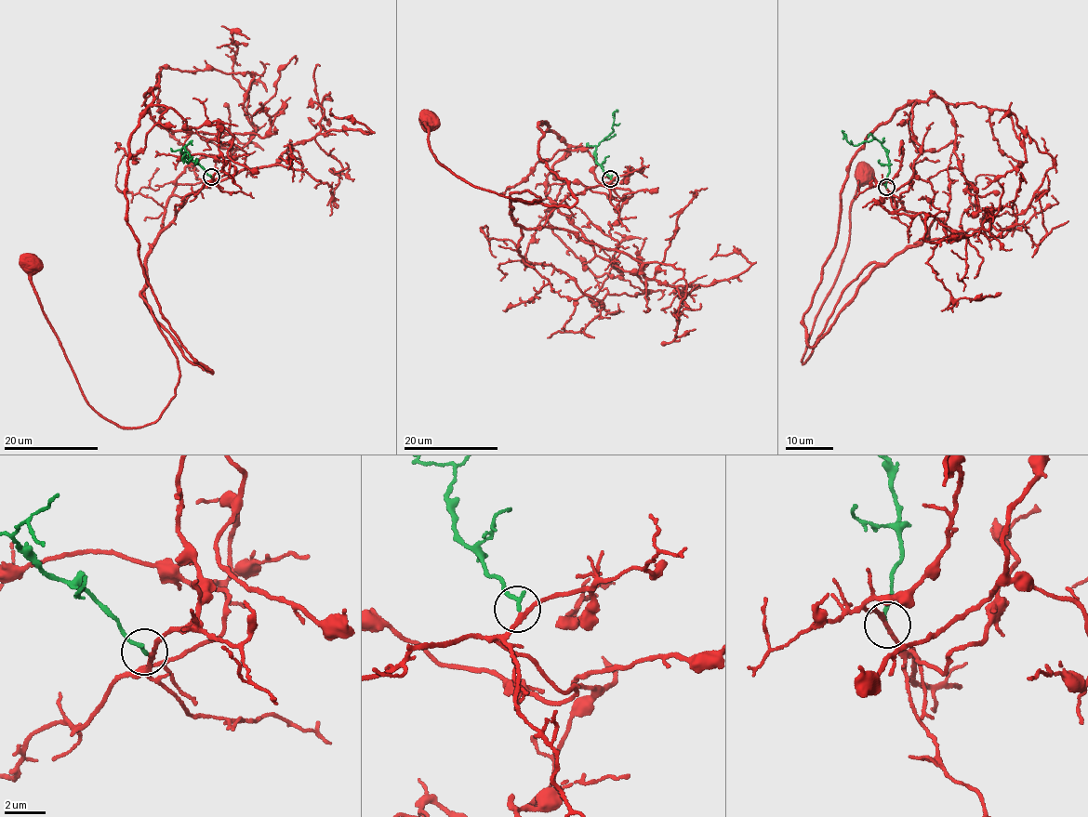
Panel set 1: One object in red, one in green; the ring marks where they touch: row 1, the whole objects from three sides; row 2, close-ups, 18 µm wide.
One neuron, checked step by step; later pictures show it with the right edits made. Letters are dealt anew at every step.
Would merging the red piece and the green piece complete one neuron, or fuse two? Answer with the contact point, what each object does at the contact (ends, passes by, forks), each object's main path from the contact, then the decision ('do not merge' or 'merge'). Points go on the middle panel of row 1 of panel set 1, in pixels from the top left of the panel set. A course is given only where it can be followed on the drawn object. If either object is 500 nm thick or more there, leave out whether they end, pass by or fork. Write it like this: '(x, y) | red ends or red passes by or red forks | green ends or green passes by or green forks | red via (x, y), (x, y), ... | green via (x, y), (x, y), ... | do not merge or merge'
(610, 178) | red passes by | green ends | red via (611, 180), (566, 197), (530, 230), (509, 211), (510, 194), (539, 197), (458, 178), (431, 151), (428, 122) | green via (610, 178), (598, 164), (595, 151), (613, 131), (615, 112), (617, 112) | merge

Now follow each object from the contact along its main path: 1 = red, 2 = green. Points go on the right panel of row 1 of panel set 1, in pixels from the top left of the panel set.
1: (887, 189), (920, 216), (929, 238), (885, 264), (872, 262), (844, 288), (802, 363), (865, 174)
2: (886, 187), (889, 162), (882, 142), (871, 139), (853, 145), (843, 131)

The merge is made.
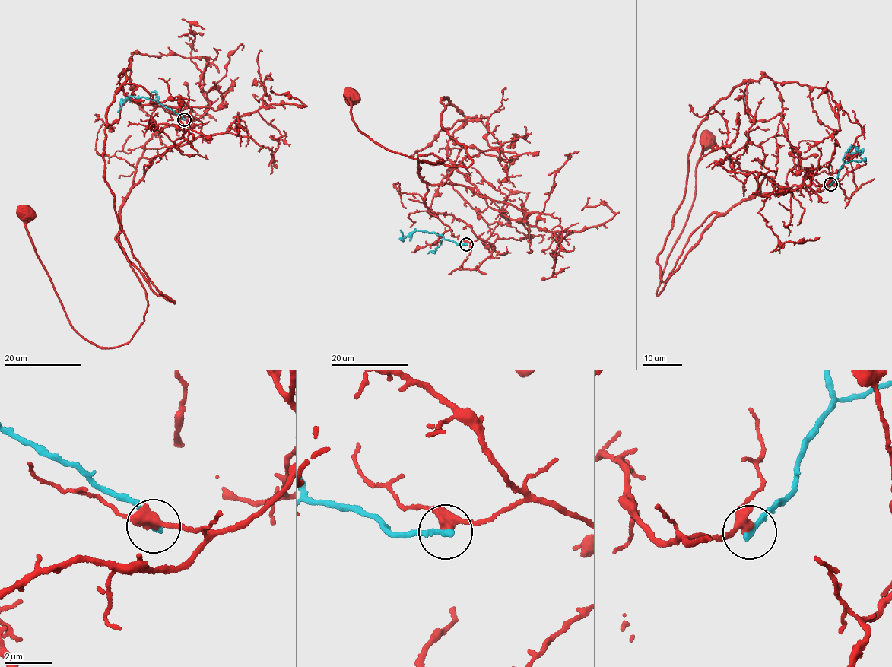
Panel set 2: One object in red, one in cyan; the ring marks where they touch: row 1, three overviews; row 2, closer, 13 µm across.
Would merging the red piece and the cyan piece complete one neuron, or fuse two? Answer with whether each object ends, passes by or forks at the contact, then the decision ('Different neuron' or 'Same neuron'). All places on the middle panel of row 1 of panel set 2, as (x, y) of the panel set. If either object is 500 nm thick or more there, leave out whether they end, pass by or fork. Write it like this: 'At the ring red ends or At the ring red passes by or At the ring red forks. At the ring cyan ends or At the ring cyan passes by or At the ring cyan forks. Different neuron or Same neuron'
At the ring red passes by. At the ring cyan ends. Different neuron

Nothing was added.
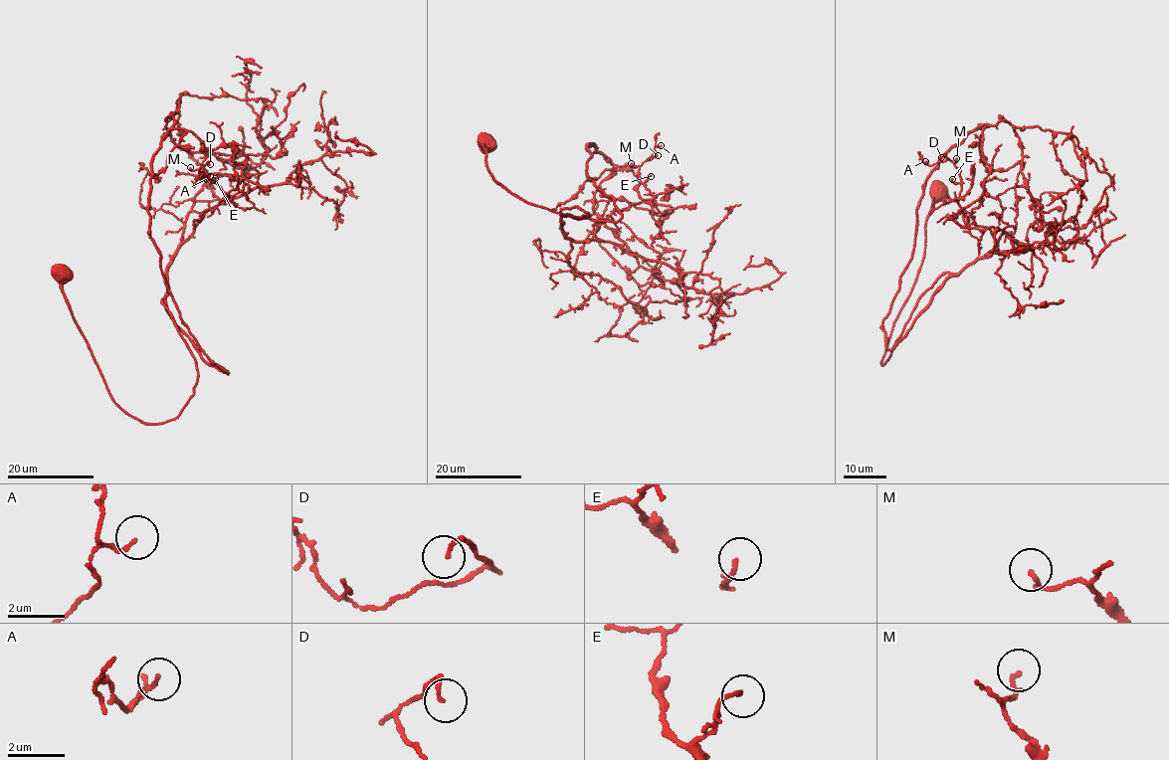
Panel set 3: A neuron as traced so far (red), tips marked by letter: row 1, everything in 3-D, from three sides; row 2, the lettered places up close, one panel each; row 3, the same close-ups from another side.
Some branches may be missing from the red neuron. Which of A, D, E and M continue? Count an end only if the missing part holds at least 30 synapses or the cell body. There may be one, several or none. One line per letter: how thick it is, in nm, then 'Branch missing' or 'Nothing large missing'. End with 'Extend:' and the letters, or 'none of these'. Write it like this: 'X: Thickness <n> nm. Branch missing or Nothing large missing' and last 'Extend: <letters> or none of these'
A: Thickness 120 nm. Nothing large missing
D: Thickness 120 nm. Nothing large missing
E: Thickness 130 nm. Nothing large missing
M: Thickness 140 nm. Nothing large missing
Extend: none of these

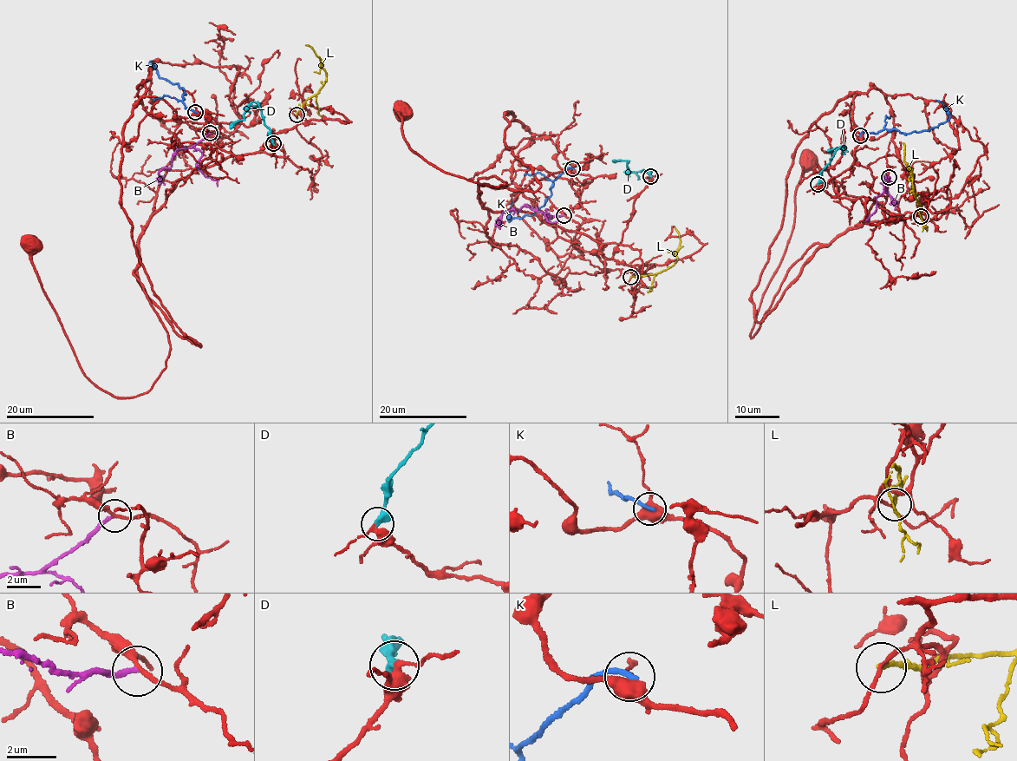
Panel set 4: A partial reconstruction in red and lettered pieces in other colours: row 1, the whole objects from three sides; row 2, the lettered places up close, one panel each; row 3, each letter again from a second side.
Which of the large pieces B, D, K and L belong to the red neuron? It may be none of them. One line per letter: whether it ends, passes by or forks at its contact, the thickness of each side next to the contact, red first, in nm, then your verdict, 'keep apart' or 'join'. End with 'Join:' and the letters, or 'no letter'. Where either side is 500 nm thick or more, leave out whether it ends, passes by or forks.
B: it ends there; 200 nm thick on the red side, 200 nm on the other; keep apart
D: it ends there; 320 nm thick on the red side, 420 nm on the other; join
K: it ends there; 440 nm thick on the red side, 240 nm on the other; keep apart
L: it ends there; 150 nm thick on the red side, 180 nm on the other; keep apart
Join: D

